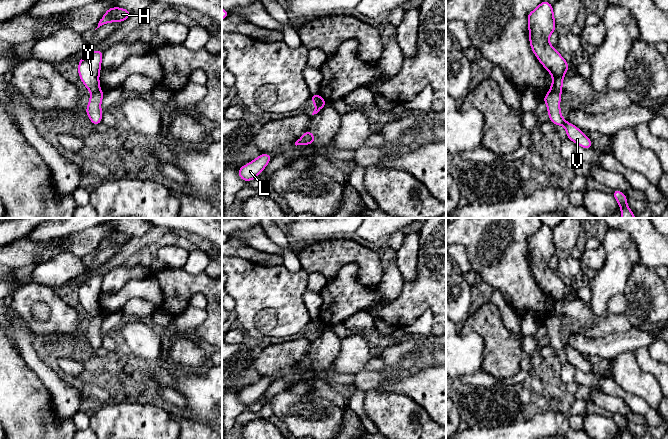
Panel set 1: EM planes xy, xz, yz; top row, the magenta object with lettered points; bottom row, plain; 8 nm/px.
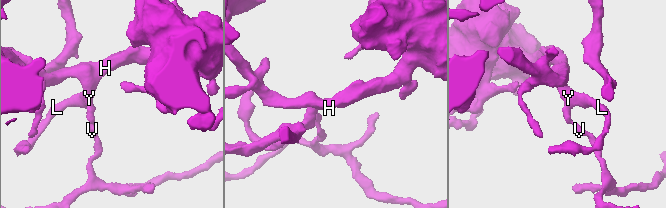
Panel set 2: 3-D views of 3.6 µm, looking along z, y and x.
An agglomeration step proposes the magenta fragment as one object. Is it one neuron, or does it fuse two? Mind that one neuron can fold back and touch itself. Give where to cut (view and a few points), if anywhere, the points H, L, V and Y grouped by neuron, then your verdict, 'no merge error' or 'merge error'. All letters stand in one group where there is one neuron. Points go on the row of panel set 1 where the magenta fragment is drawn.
cut yz (550, 90), (557, 91), (560, 94); groups H L Y / V; merge error

